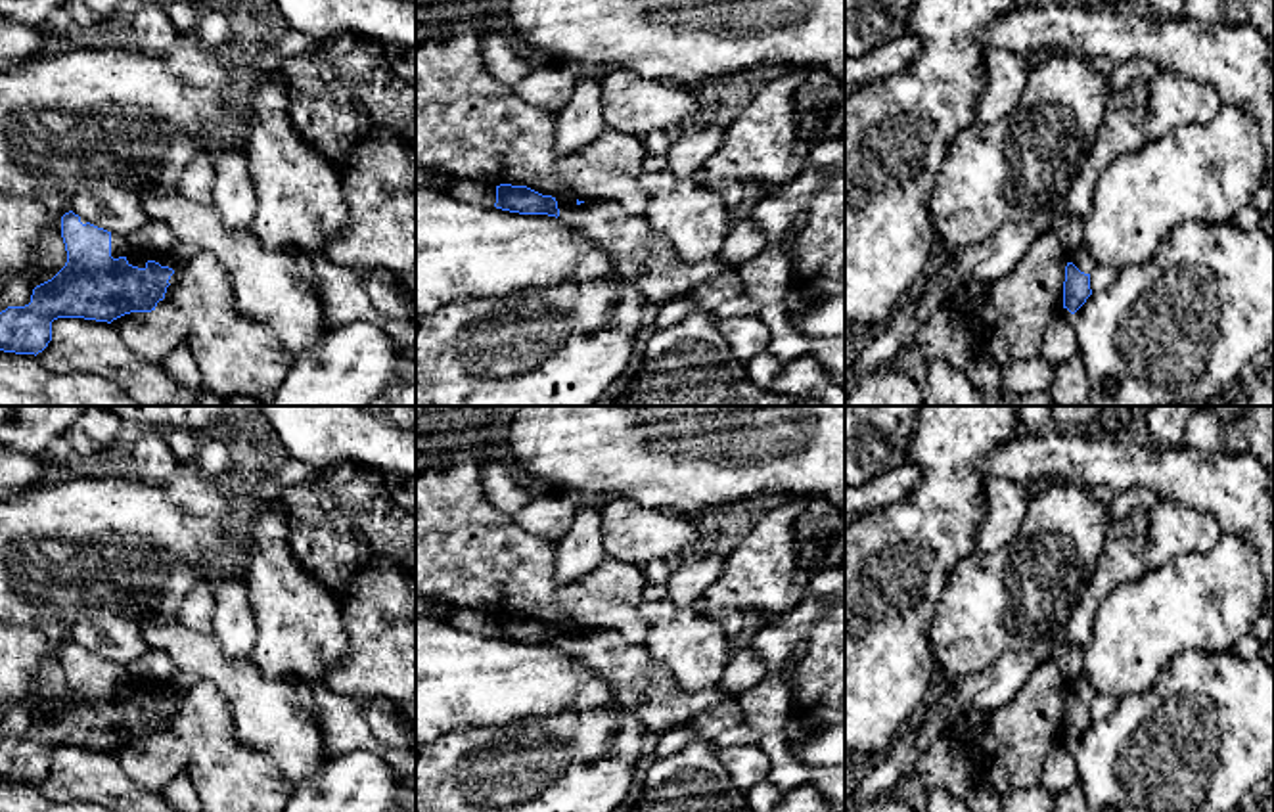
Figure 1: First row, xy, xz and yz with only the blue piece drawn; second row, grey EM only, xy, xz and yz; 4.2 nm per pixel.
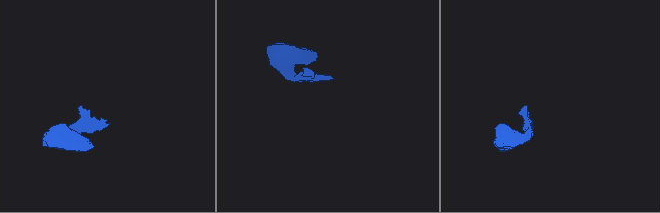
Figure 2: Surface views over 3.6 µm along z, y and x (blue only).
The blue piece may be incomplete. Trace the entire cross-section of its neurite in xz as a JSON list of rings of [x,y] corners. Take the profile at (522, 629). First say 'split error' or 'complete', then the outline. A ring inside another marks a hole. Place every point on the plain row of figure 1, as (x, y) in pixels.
split error; [[[496,615],[496,638],[519,643],[556,645],[603,674],[617,703],[634,710],[648,730],[665,733],[690,724],[718,703],[736,699],[720,686],[684,693],[674,674],[655,663],[646,645],[630,643],[615,630],[579,630],[571,624],[542,624],[527,615]]]

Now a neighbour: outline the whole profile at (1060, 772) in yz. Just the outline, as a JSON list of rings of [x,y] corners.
[[[1067,737],[1054,741],[1042,768],[1040,785],[1058,795],[1079,783],[1079,764],[1075,747]]]

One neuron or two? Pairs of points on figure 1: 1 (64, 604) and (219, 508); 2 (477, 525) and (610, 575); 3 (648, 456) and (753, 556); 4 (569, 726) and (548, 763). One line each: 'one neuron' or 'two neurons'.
1: one neuron
2: one neuron
3: two neurons
4: one neuron

